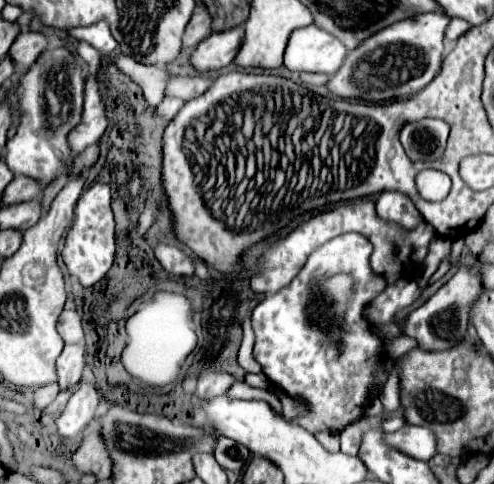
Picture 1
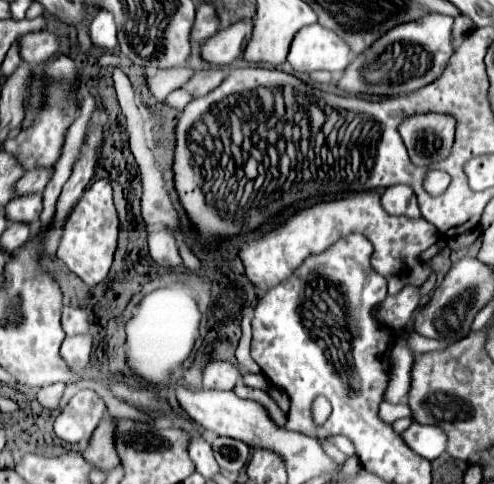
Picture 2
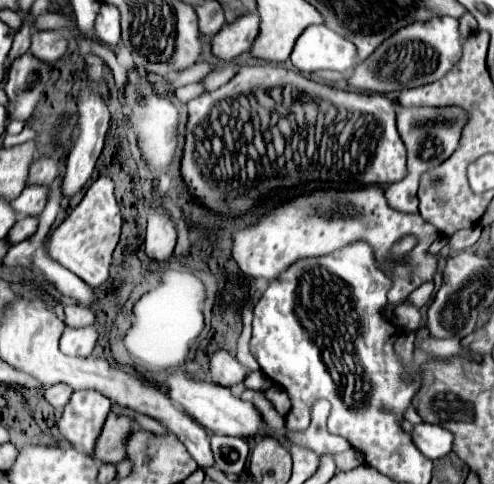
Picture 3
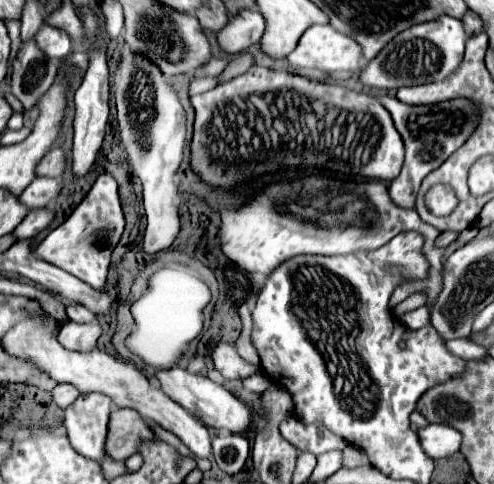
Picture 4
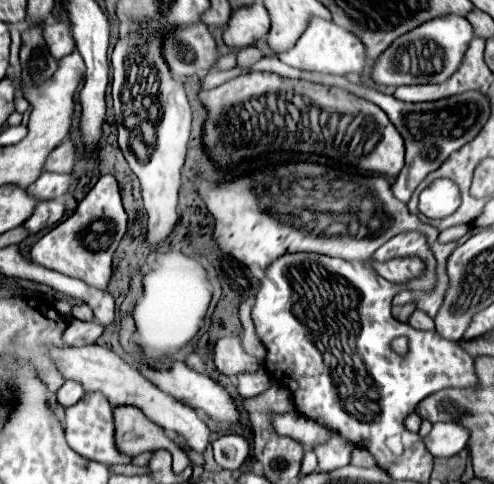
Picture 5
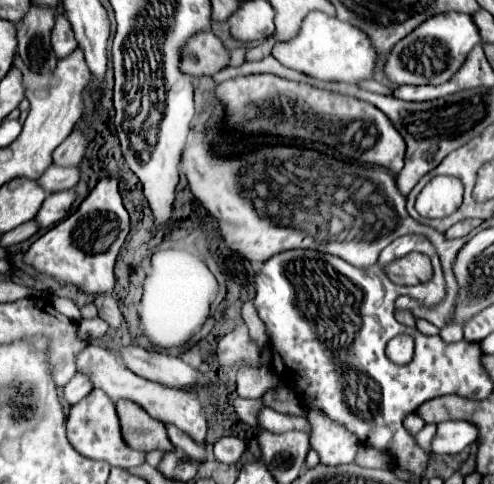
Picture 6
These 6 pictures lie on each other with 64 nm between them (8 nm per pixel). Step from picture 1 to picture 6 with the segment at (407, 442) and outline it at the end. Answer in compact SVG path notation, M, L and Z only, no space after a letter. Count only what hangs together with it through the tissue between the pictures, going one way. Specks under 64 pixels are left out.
M464 420L440 422L432 438L432 454L458 454L472 442L476 442L476 426Z

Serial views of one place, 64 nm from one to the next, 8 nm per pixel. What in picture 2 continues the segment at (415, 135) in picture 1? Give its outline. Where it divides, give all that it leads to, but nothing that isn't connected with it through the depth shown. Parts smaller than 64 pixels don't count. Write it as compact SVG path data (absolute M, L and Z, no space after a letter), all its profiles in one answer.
M422 114L406 118L400 124L400 136L410 160L426 166L428 160L444 160L454 142L456 120L442 114Z

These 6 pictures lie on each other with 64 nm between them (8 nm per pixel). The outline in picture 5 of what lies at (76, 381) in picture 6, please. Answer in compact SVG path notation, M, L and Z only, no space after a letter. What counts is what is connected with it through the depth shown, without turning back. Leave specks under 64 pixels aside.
M72 380L64 382L64 384L60 386L60 390L56 392L56 400L58 400L58 404L62 404L64 408L66 408L66 406L72 406L72 404L76 404L76 402L78 402L82 396L84 396L82 384L78 384L78 382L72 382Z

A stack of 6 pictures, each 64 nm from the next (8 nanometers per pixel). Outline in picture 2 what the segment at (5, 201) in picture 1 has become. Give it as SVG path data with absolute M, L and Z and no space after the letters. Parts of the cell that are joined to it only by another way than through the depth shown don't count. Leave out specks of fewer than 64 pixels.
M34 168L24 172L24 176L16 182L16 196L26 196L26 194L40 194L44 190L44 186L48 184L52 172L48 172L46 168Z

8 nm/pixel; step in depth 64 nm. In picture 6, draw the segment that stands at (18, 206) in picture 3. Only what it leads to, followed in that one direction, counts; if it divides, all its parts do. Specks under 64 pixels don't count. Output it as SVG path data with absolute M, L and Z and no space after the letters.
M50 166L40 178L38 182L42 184L42 188L46 192L62 192L62 190L72 190L78 184L78 176L80 170L78 166L72 168L58 168L58 166Z

